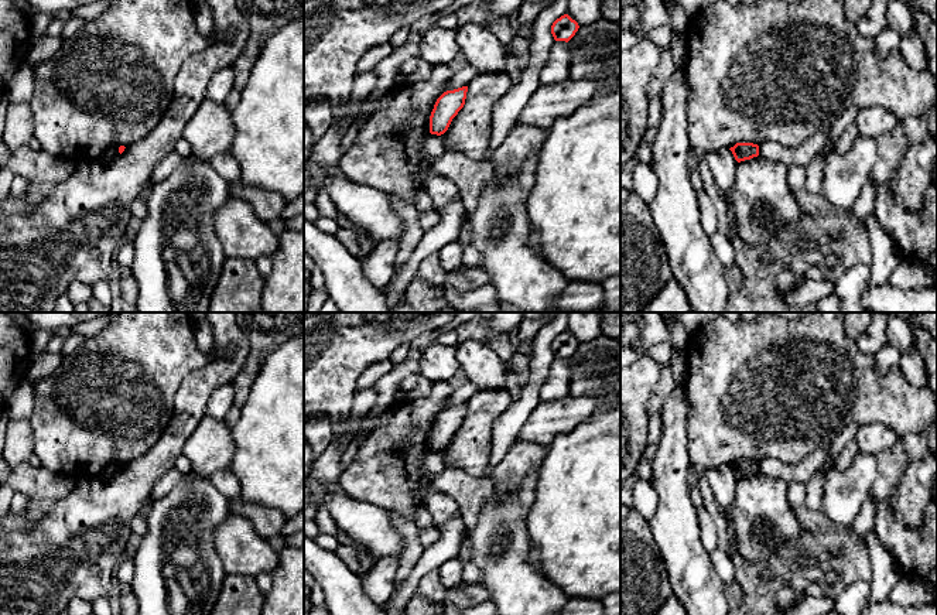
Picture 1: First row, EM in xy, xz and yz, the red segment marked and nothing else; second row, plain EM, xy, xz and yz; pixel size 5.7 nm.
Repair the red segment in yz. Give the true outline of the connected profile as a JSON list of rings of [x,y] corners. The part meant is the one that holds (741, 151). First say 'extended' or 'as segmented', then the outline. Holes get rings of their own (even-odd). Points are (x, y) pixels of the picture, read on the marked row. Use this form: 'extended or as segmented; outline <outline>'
as segmented; outline [[[736,143],[729,148],[738,163],[750,160],[759,156],[759,146],[753,143]]]

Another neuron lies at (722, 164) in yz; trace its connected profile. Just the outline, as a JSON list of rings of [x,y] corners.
[[[721,150],[715,153],[707,153],[705,163],[708,164],[715,185],[719,188],[722,195],[726,195],[729,188],[735,182],[736,164],[731,150]]]

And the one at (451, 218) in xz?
[[[462,199],[449,202],[438,213],[440,222],[432,229],[424,232],[418,245],[391,281],[391,290],[386,295],[390,311],[393,311],[397,300],[406,293],[408,284],[417,276],[421,262],[431,254],[438,254],[444,246],[459,238],[462,223],[466,219]]]

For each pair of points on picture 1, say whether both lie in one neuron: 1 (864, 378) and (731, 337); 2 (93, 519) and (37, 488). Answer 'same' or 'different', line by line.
1: same
2: different

